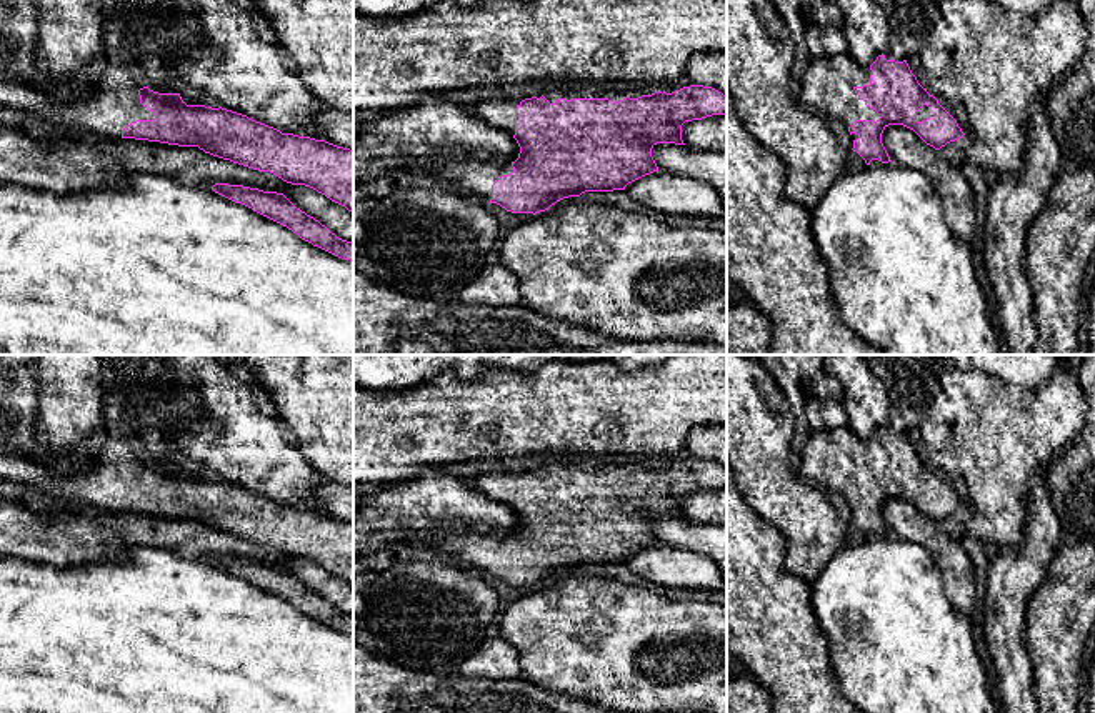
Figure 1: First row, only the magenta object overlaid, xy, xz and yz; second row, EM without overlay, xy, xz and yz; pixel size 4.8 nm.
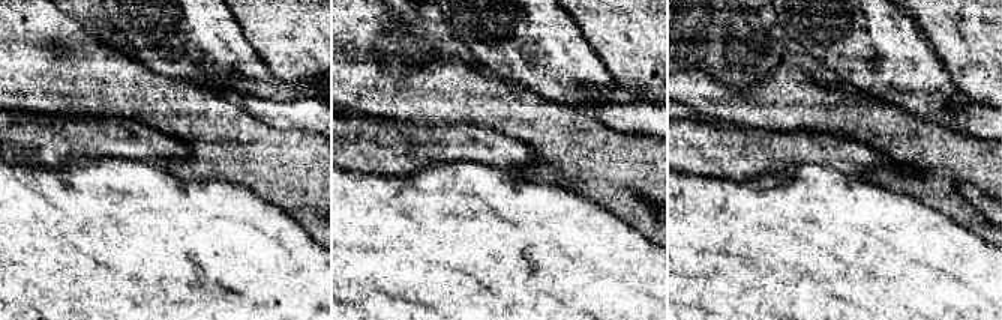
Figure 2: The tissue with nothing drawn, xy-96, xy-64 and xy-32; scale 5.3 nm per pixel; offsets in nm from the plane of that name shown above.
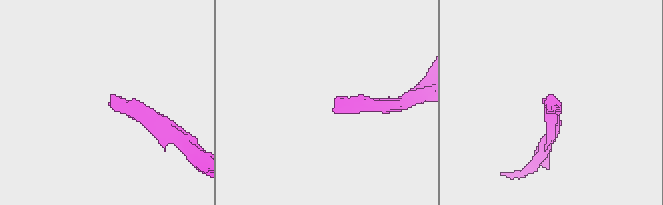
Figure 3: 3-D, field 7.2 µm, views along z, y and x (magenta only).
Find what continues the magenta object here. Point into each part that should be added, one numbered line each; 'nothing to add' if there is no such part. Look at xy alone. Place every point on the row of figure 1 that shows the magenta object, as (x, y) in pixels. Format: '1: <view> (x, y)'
1: xy (114, 102)

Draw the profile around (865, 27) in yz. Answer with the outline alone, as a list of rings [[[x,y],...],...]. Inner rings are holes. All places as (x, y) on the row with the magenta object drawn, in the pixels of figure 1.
[[[828,0],[843,15],[847,53],[860,67],[870,67],[878,55],[888,50],[892,28],[875,0]]]

